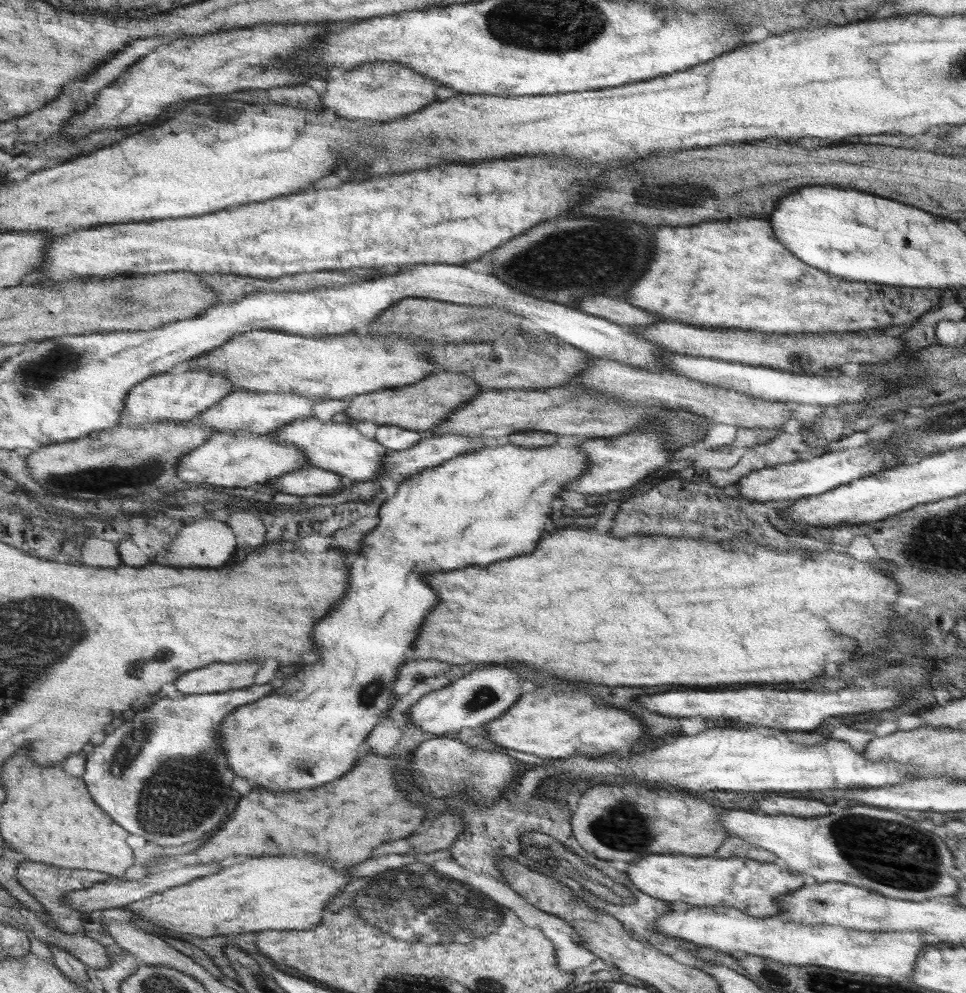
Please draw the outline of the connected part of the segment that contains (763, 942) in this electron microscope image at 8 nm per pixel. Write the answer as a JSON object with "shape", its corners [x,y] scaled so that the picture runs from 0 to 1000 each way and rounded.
{"shape":[[[716,913],[711,918],[696,918],[688,921],[679,930],[680,938],[690,945],[699,944],[717,950],[728,955],[741,955],[745,959],[768,965],[772,962],[792,964],[814,972],[847,972],[864,975],[876,979],[894,979],[904,983],[943,983],[947,978],[951,964],[963,953],[974,951],[974,945],[969,942],[951,939],[950,937],[934,938],[890,938],[872,933],[849,931],[837,933],[836,931],[823,931],[820,927],[812,927],[807,921],[793,924],[775,922],[762,914],[756,913]]]}

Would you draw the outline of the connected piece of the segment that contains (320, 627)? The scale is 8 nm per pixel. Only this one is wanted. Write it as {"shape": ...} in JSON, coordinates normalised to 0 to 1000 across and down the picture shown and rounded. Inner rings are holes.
{"shape":[[[524,447],[518,450],[500,448],[499,451],[495,451],[491,455],[472,459],[470,462],[464,463],[463,466],[437,474],[414,486],[408,501],[401,503],[393,511],[393,528],[390,528],[385,536],[377,540],[376,546],[374,546],[375,551],[365,559],[369,562],[364,562],[366,564],[364,566],[364,596],[360,596],[360,600],[356,600],[356,604],[352,606],[352,612],[348,612],[348,616],[344,616],[344,620],[337,620],[335,624],[331,624],[331,628],[327,628],[327,653],[335,653],[335,655],[327,655],[329,657],[327,669],[315,671],[306,679],[306,685],[313,685],[306,691],[308,695],[306,697],[300,695],[296,699],[282,699],[282,701],[277,700],[267,704],[264,708],[248,712],[248,715],[244,715],[232,727],[230,752],[236,753],[240,773],[253,783],[263,783],[265,792],[286,796],[286,798],[327,794],[327,792],[333,792],[337,788],[350,785],[360,775],[364,776],[364,771],[371,767],[373,751],[379,747],[381,739],[393,727],[393,719],[398,719],[409,707],[406,704],[406,697],[408,697],[408,691],[410,685],[412,685],[412,677],[420,667],[420,659],[427,655],[427,647],[431,645],[435,630],[439,628],[439,624],[447,616],[447,612],[455,606],[455,600],[447,598],[447,592],[441,588],[441,580],[447,578],[447,576],[476,574],[476,572],[482,572],[482,570],[491,570],[491,568],[505,570],[507,566],[516,566],[516,564],[524,564],[524,562],[530,562],[530,560],[551,556],[555,552],[561,536],[563,536],[563,526],[565,526],[565,518],[569,516],[571,502],[576,502],[576,497],[582,493],[584,487],[592,486],[594,482],[604,479],[604,475],[608,475],[608,467],[611,467],[608,461],[609,459],[605,459],[605,453],[598,449],[582,450],[579,447],[571,447],[571,449],[561,451],[542,451],[532,447]]]}

